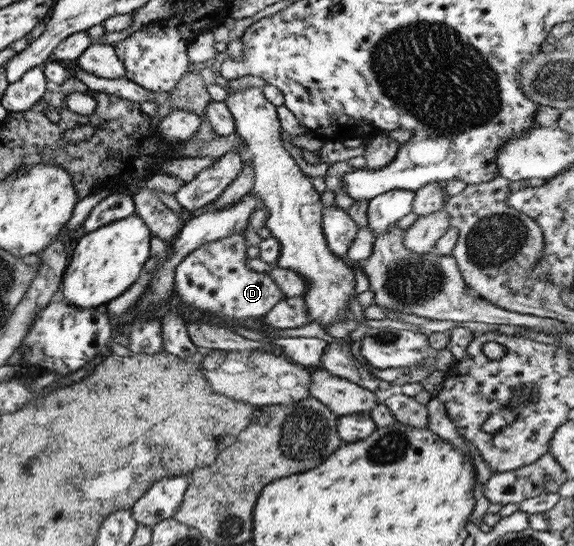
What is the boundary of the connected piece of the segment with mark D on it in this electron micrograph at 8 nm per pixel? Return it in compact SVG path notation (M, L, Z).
M243 232L203 243L180 261L175 269L175 287L182 307L186 305L210 311L212 317L222 317L225 325L230 326L231 319L262 318L284 299L283 291L275 284L273 277L267 272L250 270L246 265L246 250L249 247Z

